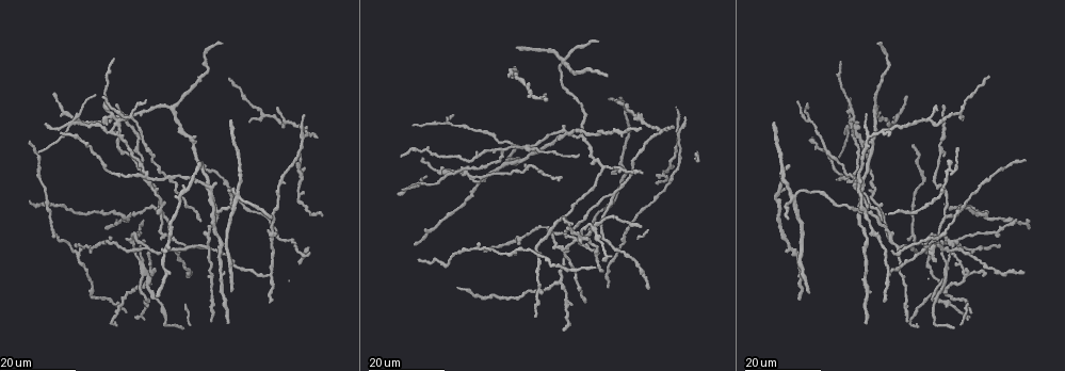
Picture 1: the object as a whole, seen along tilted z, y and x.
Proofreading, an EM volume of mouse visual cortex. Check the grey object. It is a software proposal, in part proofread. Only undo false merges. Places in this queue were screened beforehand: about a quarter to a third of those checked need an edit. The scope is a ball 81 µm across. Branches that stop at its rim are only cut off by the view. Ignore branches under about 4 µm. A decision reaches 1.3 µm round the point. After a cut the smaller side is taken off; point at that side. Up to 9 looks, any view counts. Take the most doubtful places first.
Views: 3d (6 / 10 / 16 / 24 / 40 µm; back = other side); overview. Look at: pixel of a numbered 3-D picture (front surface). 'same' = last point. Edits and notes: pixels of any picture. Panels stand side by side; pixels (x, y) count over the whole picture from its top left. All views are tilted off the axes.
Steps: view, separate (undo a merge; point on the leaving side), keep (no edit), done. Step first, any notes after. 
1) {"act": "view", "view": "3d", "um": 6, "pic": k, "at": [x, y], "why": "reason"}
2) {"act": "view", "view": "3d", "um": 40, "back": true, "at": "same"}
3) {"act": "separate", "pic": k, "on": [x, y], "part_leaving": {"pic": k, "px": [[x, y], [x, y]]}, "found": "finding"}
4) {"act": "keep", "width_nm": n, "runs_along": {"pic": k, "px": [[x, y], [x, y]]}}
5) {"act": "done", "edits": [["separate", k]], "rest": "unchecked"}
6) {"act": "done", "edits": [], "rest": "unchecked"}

{"act": "view", "view": "3d", "um": 16, "pic": 1, "at": [148, 175], "why": "arms run side by side"}

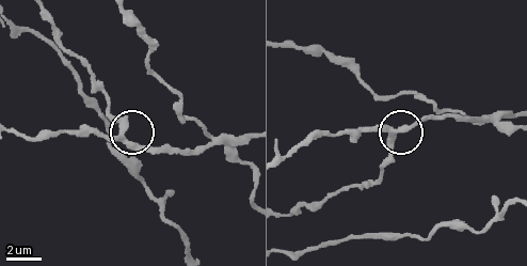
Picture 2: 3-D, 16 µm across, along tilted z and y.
{"act": "view", "view": "3d", "um": 6, "pic": 2, "at": [392, 133]}

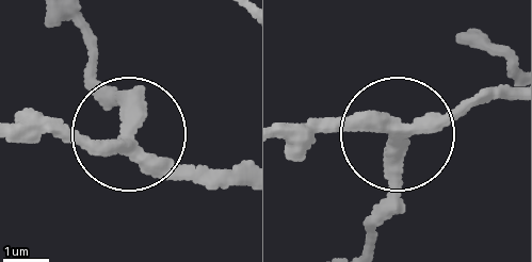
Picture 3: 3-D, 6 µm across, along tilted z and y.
{"act": "keep", "width_nm": 320, "runs_along": {"pic": 3, "px": [[240, 174], [180, 166], [127, 136], [14, 127]]}, "found": "one cell here"}

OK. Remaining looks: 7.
{"act": "view", "view": "3d", "um": 24, "pic": 1, "at": [967, 273], "why": "four or more arms meet"}

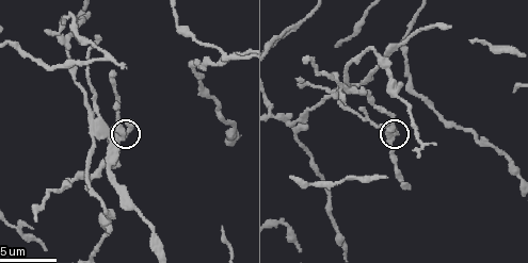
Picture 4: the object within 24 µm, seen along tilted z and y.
{"act": "view", "view": "3d", "um": 10, "pic": 4, "at": [122, 139]}

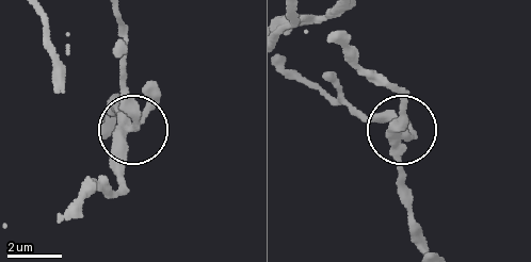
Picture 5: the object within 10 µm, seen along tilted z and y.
{"act": "keep", "arms": 4, "runs_along": {"pic": 5, "px": [[86, 197], [100, 184], [117, 185], [128, 133], [110, 108]]}, "found": "continuous, no second cell"}

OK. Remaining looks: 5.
{"act": "view", "view": "3d", "um": 10, "pic": 4, "at": [108, 59], "why": "two arms in line, one across"}

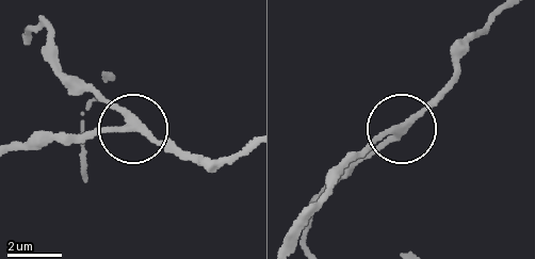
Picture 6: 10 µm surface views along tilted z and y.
{"act": "view", "view": "3d", "um": 6, "pic": 6, "at": [399, 130]}

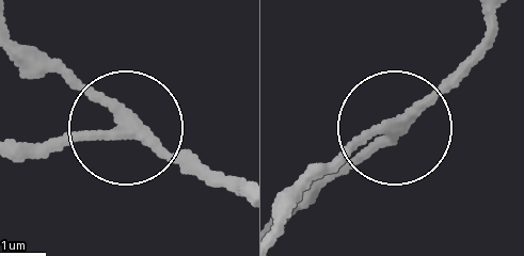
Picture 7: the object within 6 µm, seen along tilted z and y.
{"act": "keep", "arms": 3, "found": "continuous, no second cell"}

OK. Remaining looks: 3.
{"act": "view", "view": "3d", "um": 16, "pic": 1, "at": [68, 127], "why": "two arms in line, one across"}

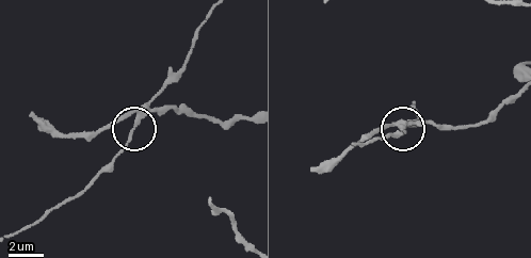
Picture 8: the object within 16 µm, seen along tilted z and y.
{"act": "view", "view": "3d", "um": 6, "pic": 8, "at": [401, 126]}

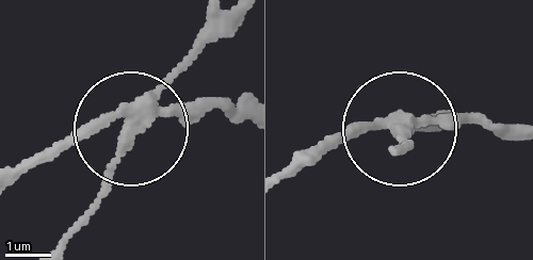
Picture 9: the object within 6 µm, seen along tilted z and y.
{"act": "separate", "pic": 9, "on": [184, 58], "side_arm_um": 8, "part_leaving": {"pic": 9, "px": [[145, 116], [106, 192], [63, 238]]}, "found": "two cells meet here"}

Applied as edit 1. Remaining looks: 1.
{"act": "done", "edits": [["separate", 9]], "rest": "unchecked"}

